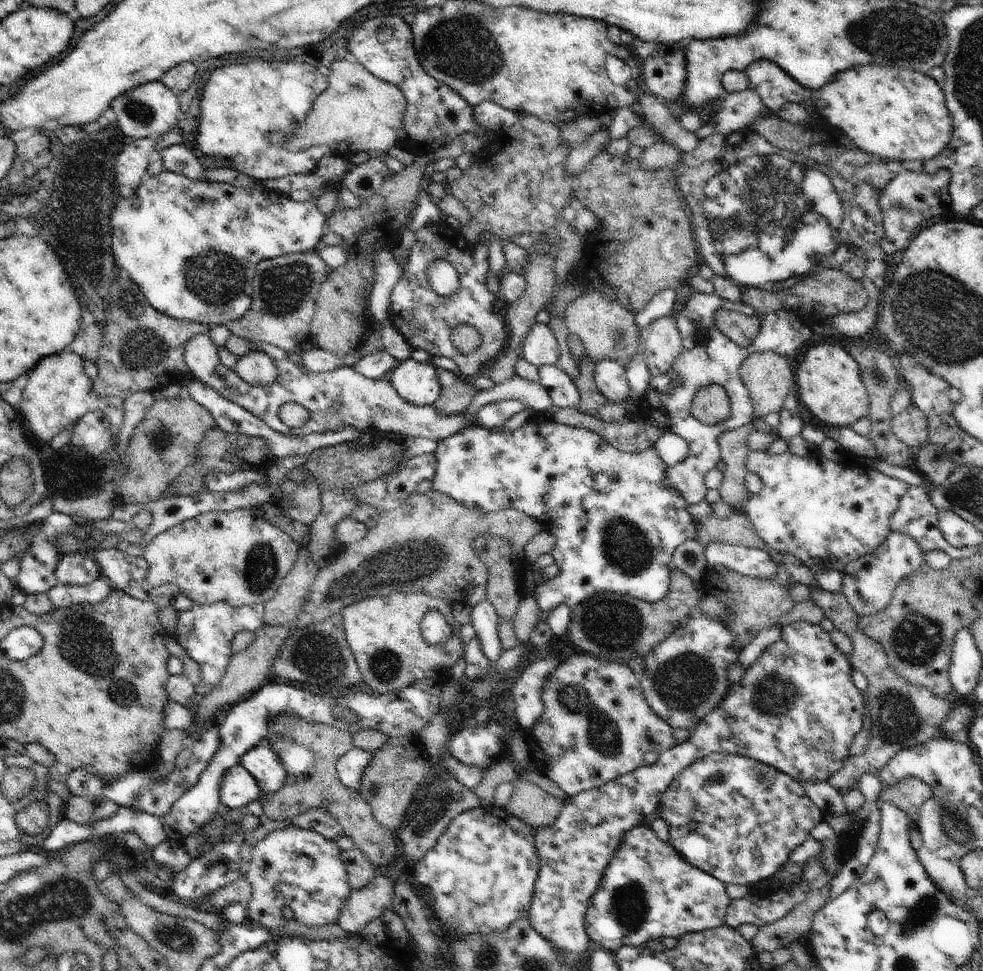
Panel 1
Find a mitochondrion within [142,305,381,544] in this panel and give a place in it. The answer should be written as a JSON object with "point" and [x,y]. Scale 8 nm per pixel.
{"point":[161,440]}

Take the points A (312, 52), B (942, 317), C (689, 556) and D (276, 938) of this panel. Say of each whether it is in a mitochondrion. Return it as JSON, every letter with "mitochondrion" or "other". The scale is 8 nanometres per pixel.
{"A":"other","B":"mitochondrion","C":"mitochondrion","D":"other"}

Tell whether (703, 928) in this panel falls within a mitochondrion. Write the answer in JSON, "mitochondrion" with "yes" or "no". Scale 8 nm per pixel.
{"mitochondrion":"no"}

